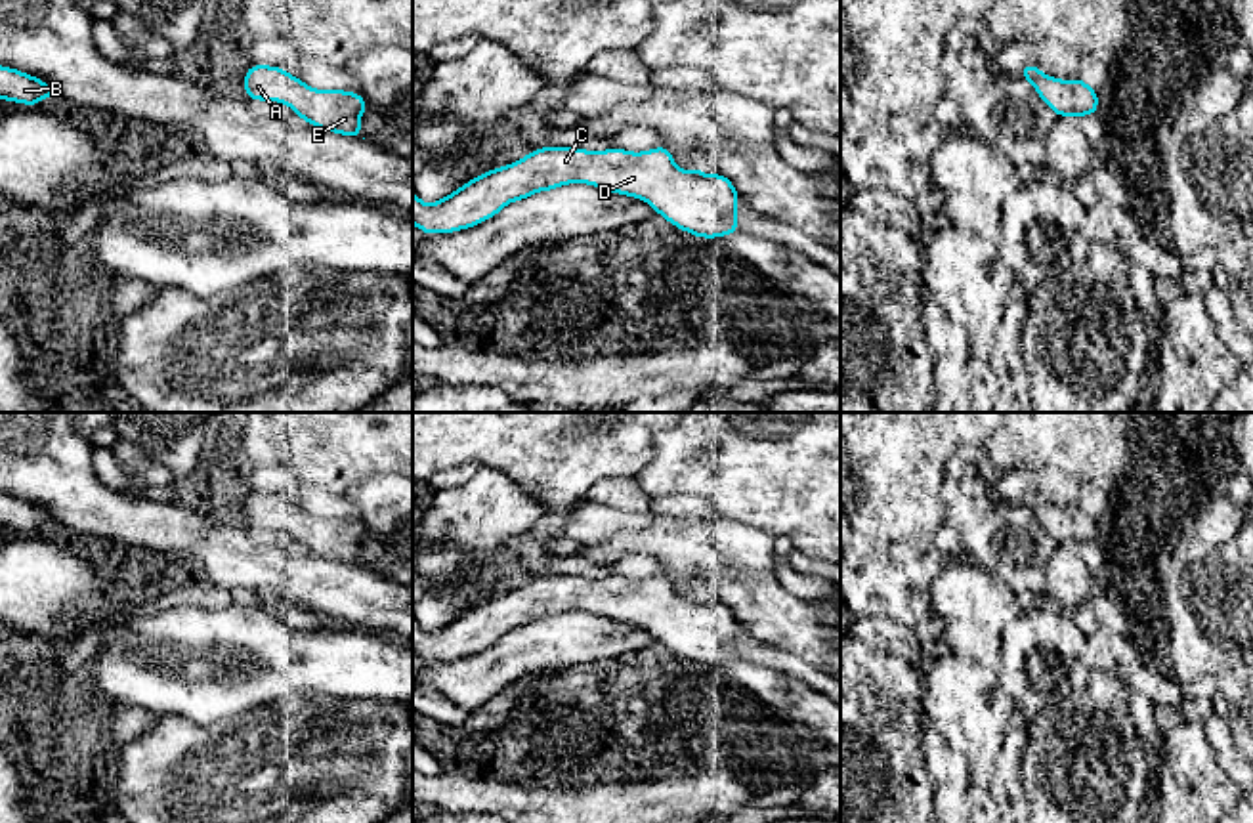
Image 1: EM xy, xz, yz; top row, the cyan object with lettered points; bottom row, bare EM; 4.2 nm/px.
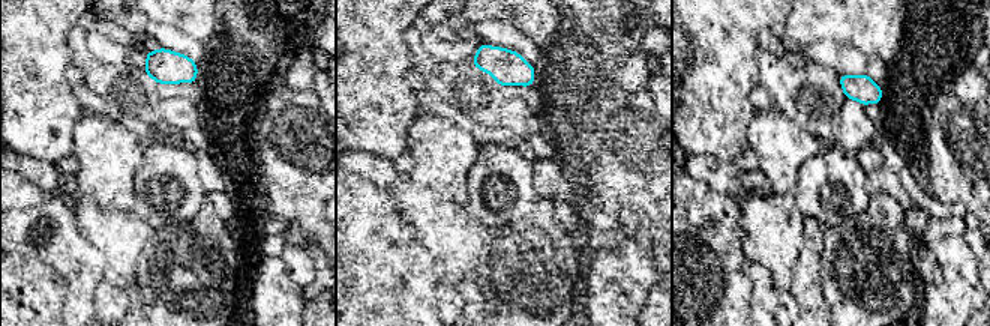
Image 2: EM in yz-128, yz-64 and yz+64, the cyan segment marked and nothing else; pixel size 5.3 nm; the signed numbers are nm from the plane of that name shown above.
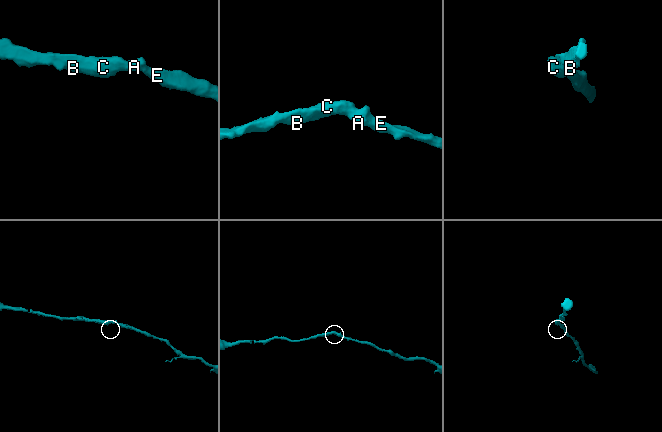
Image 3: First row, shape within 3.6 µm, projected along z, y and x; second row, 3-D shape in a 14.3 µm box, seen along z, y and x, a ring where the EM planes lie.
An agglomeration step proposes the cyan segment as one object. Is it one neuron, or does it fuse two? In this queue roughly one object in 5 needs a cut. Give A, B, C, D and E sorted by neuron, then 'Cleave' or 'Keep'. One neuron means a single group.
Groups: A B C D E. Keep

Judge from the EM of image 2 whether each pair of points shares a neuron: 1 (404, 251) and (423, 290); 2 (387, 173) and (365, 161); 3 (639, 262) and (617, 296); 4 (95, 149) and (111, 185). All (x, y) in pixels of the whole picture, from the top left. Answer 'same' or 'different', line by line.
1: same
2: same
3: different
4: same

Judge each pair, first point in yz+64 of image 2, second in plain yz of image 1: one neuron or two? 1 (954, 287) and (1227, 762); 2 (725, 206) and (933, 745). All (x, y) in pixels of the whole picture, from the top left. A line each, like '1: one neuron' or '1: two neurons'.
1: two neurons
2: two neurons

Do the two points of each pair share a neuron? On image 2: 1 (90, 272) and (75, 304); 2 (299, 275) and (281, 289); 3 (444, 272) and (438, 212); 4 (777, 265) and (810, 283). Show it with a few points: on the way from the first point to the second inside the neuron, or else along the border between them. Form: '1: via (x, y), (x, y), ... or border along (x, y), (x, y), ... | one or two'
1: via (83, 280), (80, 296) | one
2: border along (279, 259), (287, 274), (303, 290) | two
3: via (444, 257), (444, 230), (441, 227) | one
4: border along (794, 278), (788, 289) | two

